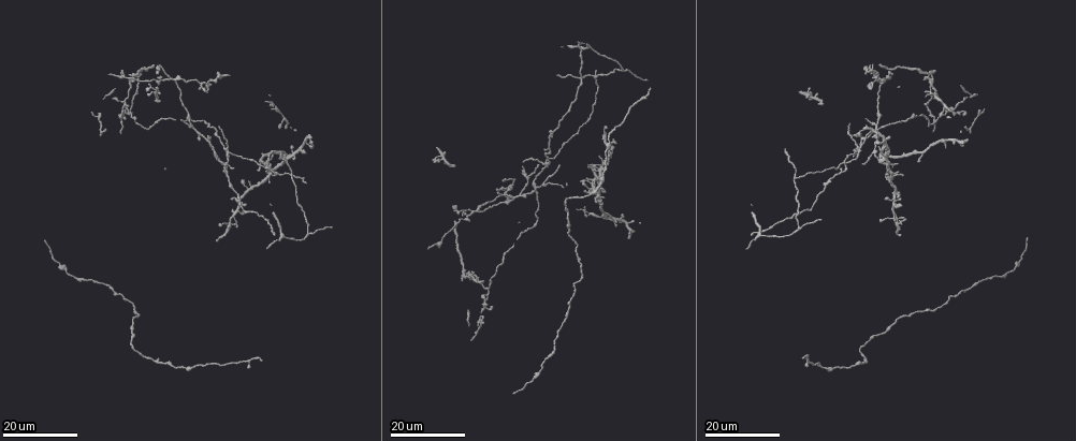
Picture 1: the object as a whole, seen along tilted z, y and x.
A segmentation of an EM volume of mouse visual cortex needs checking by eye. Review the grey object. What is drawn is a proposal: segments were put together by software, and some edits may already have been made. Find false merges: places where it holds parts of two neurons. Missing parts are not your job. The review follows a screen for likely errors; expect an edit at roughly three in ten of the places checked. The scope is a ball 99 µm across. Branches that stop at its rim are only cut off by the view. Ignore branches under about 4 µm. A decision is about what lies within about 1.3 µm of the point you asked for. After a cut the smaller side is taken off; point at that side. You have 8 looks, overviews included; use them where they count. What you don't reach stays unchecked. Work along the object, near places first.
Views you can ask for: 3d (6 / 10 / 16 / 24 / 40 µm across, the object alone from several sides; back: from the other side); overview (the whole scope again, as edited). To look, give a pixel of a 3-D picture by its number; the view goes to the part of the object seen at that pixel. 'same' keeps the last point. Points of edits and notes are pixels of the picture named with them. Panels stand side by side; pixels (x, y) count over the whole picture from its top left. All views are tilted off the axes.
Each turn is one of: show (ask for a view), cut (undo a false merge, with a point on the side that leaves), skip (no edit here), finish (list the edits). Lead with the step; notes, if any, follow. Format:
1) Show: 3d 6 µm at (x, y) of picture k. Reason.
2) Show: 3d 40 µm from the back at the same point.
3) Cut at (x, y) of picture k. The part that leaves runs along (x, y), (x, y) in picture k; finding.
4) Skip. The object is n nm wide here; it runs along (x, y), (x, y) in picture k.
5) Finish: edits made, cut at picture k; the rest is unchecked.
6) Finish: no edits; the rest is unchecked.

Show: 3d 16 µm at (250, 191) of picture 1. Three-way junction.

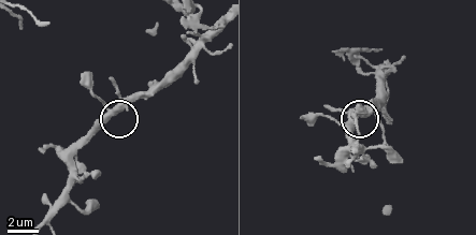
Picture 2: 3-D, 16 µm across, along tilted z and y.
Show: 3d 6 µm at (108, 117) of picture 2. Closer look.

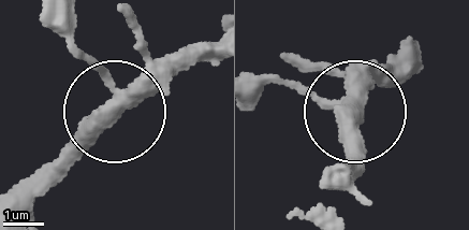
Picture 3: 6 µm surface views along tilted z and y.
Show: 3d 6 µm from the back at (354, 110) of picture 3.

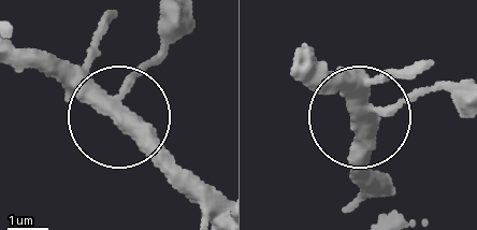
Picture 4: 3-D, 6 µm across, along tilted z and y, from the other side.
Skip. The side arm is 71 µm long; it runs along (185, 19), (135, 72), (118, 109), (47, 56) in picture 4; one neuron here.

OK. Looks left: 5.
Show: 3d 16 µm at (883, 158) of picture 1. Side arm on a straight run.

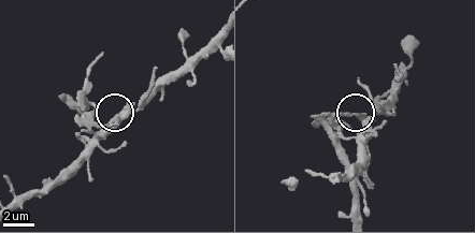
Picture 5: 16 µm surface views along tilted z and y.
Show: 3d 10 µm at (112, 121) of picture 5.

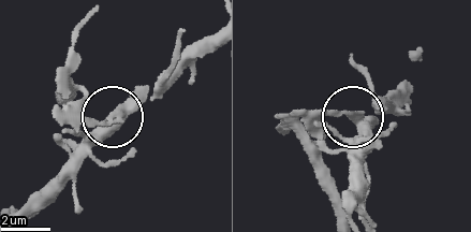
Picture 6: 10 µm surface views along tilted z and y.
Show: 3d 6 µm at (354, 117) of picture 6. Closer look.

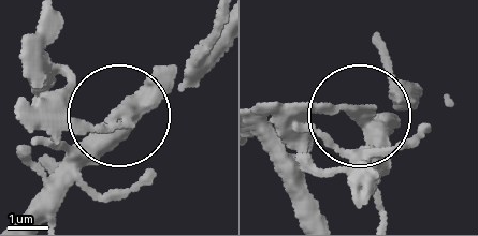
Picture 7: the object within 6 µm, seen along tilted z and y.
Cut at (70, 89) of picture 7. The side arm is 18 µm long; a second neuron is stuck on.

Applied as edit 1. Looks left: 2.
Show: 3d 24 µm at (545, 165) of picture 1. Looks like a crossing.

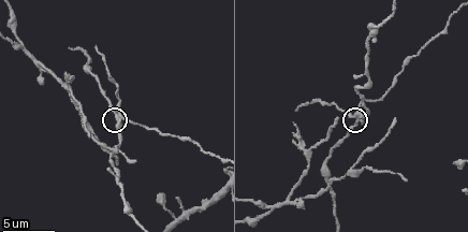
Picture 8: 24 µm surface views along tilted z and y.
Show: 3d 10 µm at (360, 116) of picture 8.

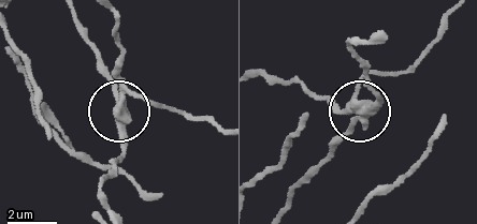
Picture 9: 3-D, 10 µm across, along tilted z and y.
Cut at (119, 77) of picture 9. The part that leaves runs along (124, 114), (133, 96), (216, 127) in picture 9; two neurons meet here.

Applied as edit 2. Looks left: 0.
Finish: edits made, cut at picture 7, cut at picture 9; the rest is unchecked.

